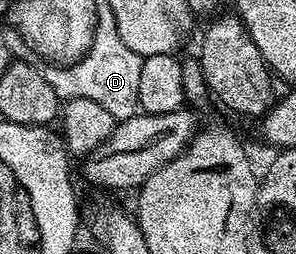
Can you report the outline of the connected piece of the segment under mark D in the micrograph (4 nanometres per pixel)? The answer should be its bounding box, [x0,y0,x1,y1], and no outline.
[46,36,143,122]

